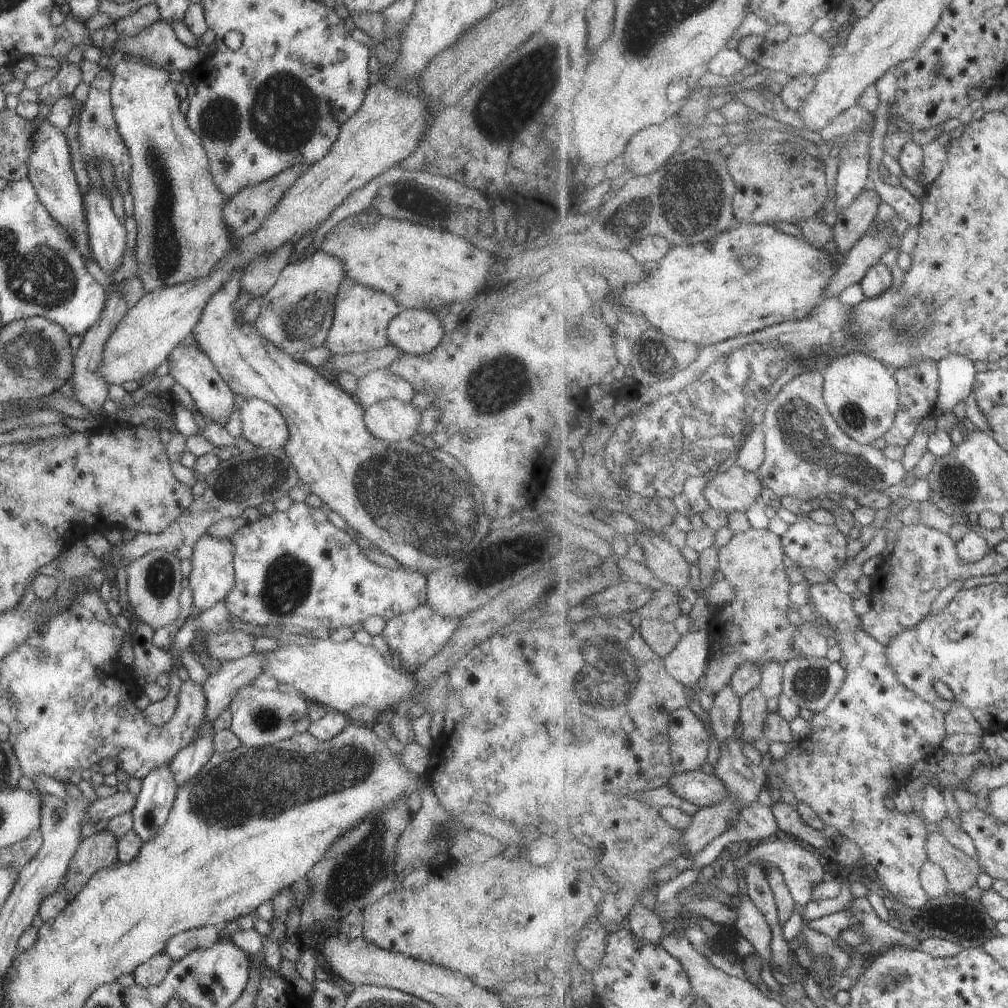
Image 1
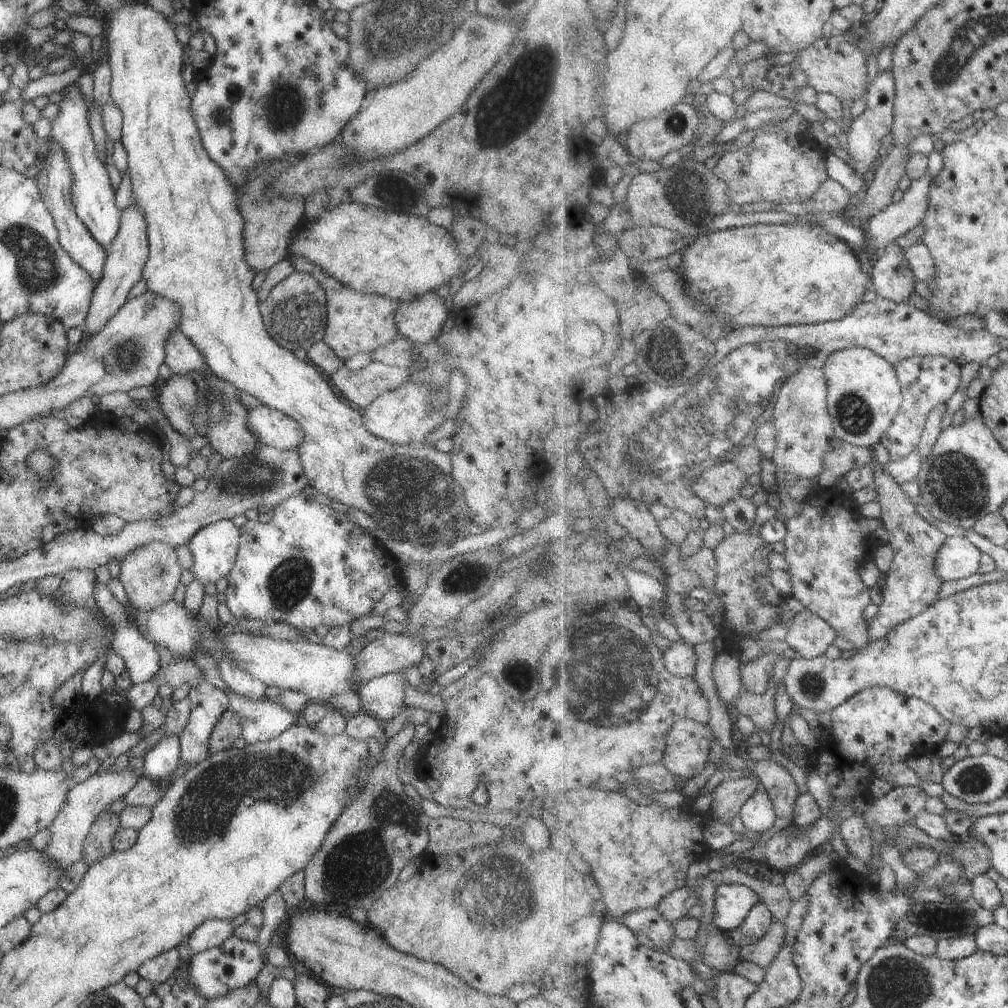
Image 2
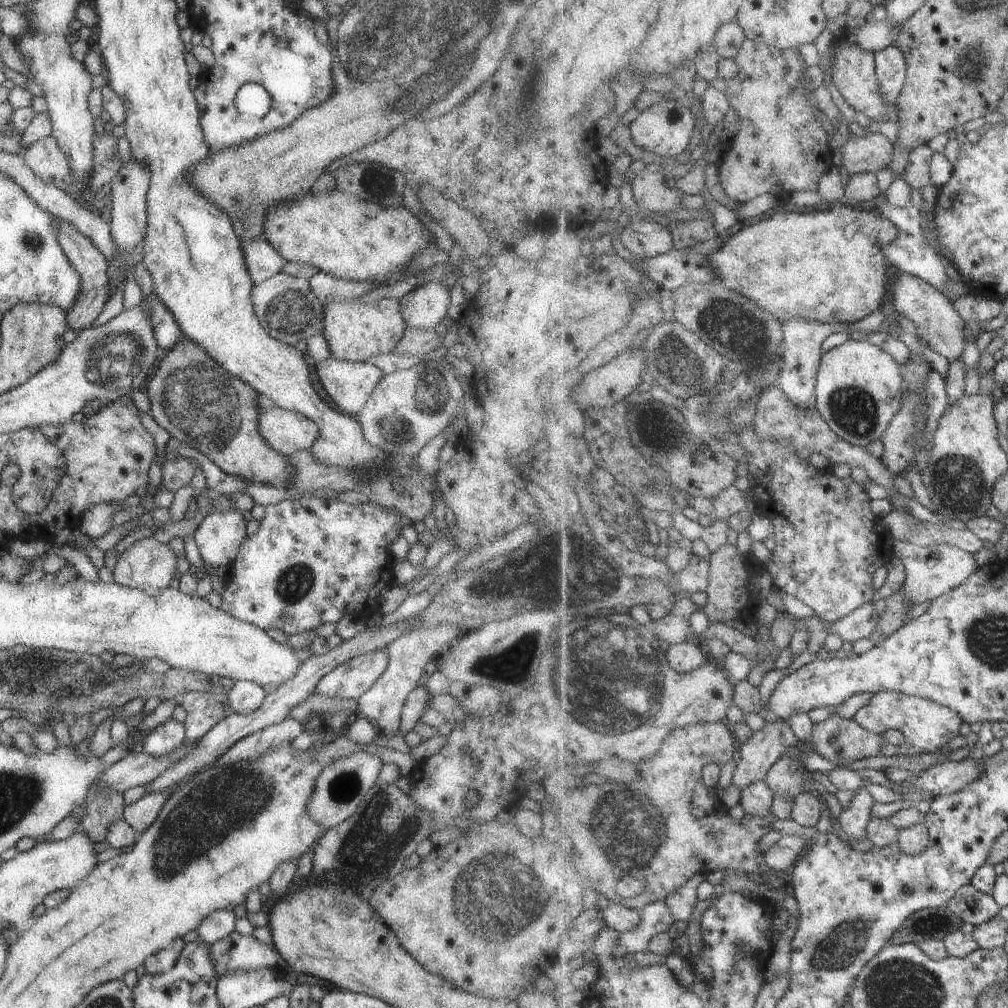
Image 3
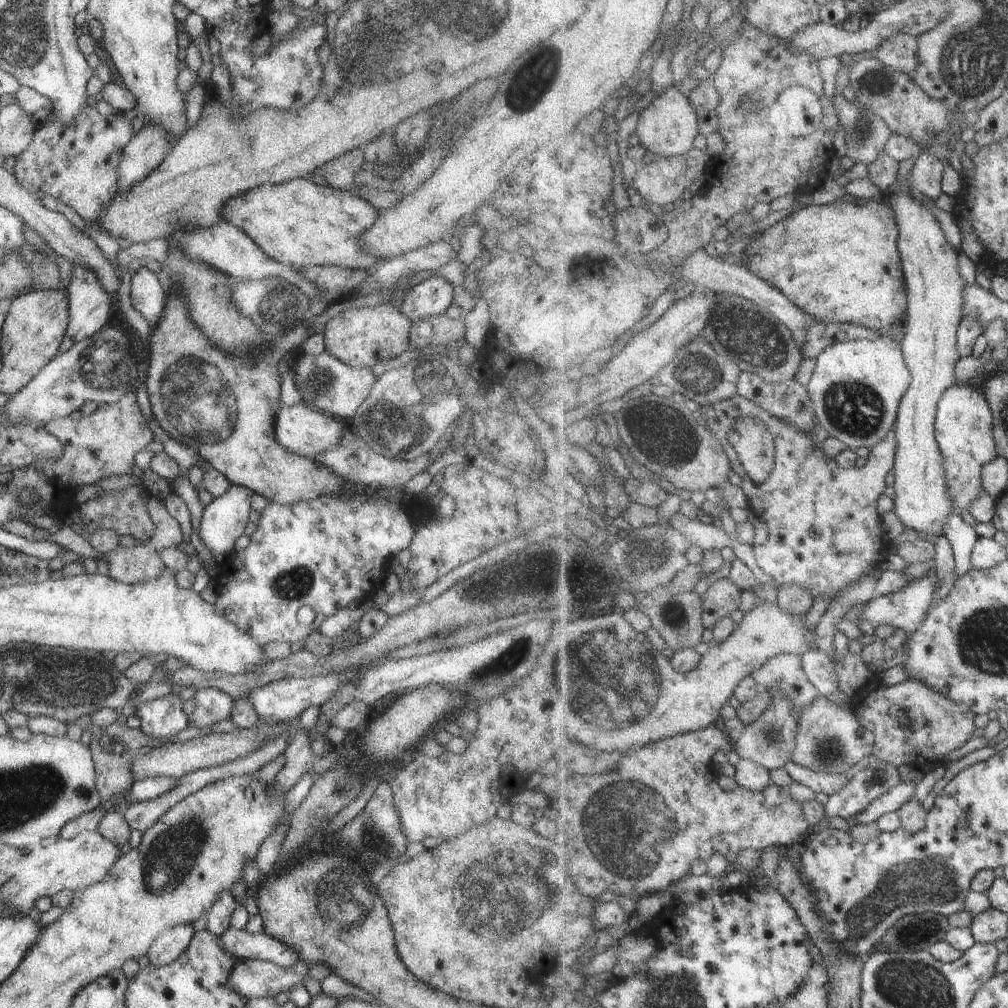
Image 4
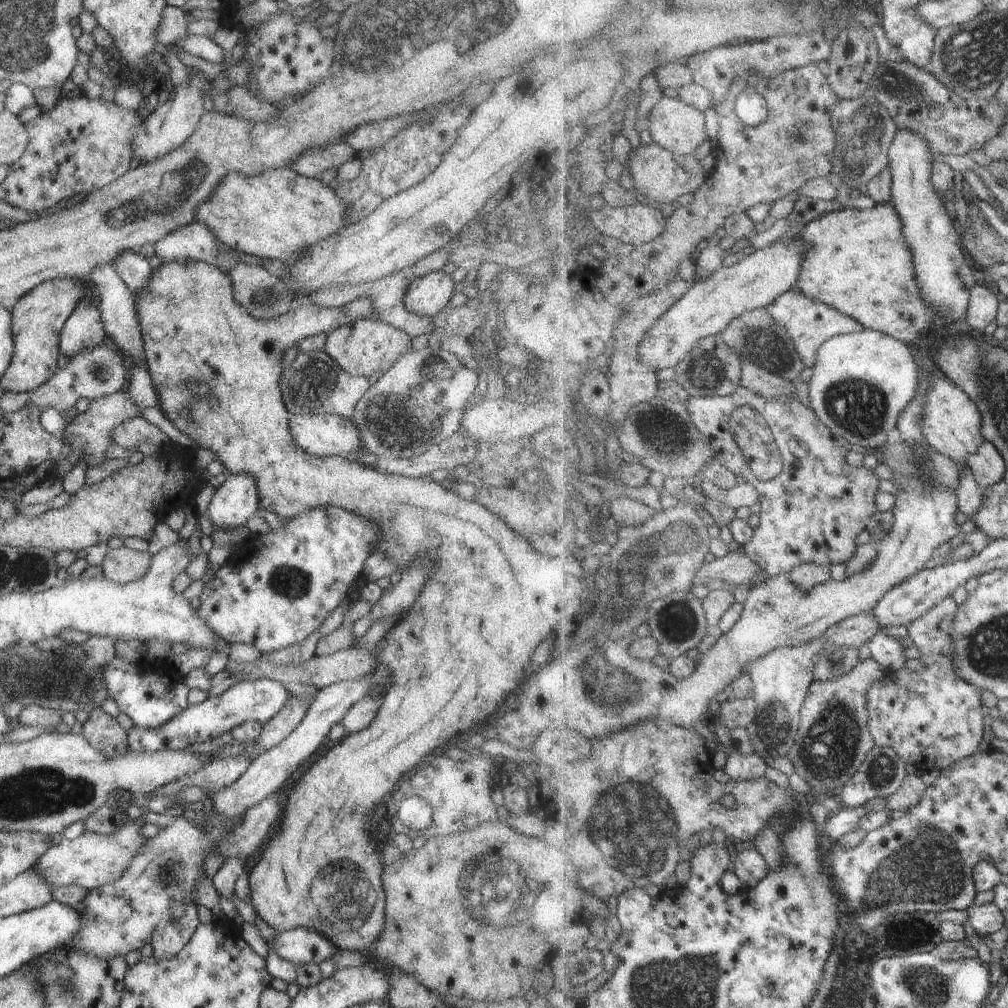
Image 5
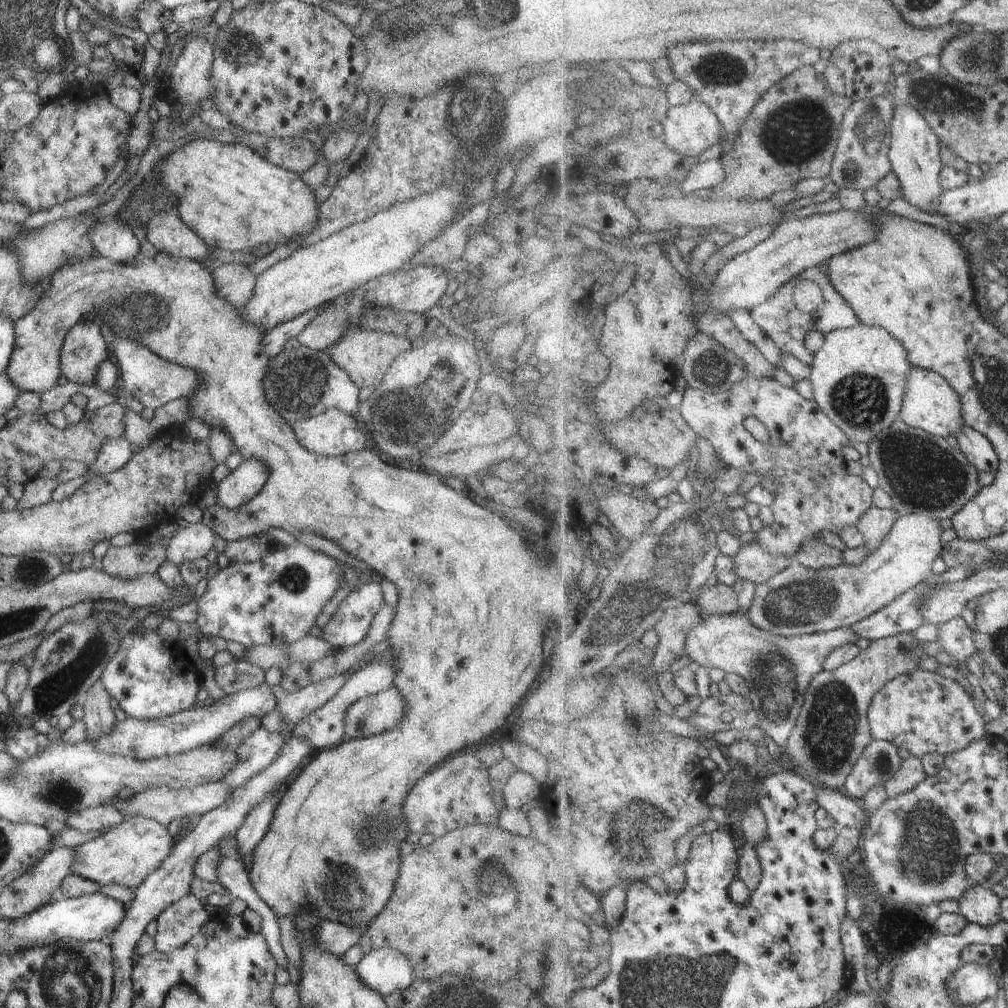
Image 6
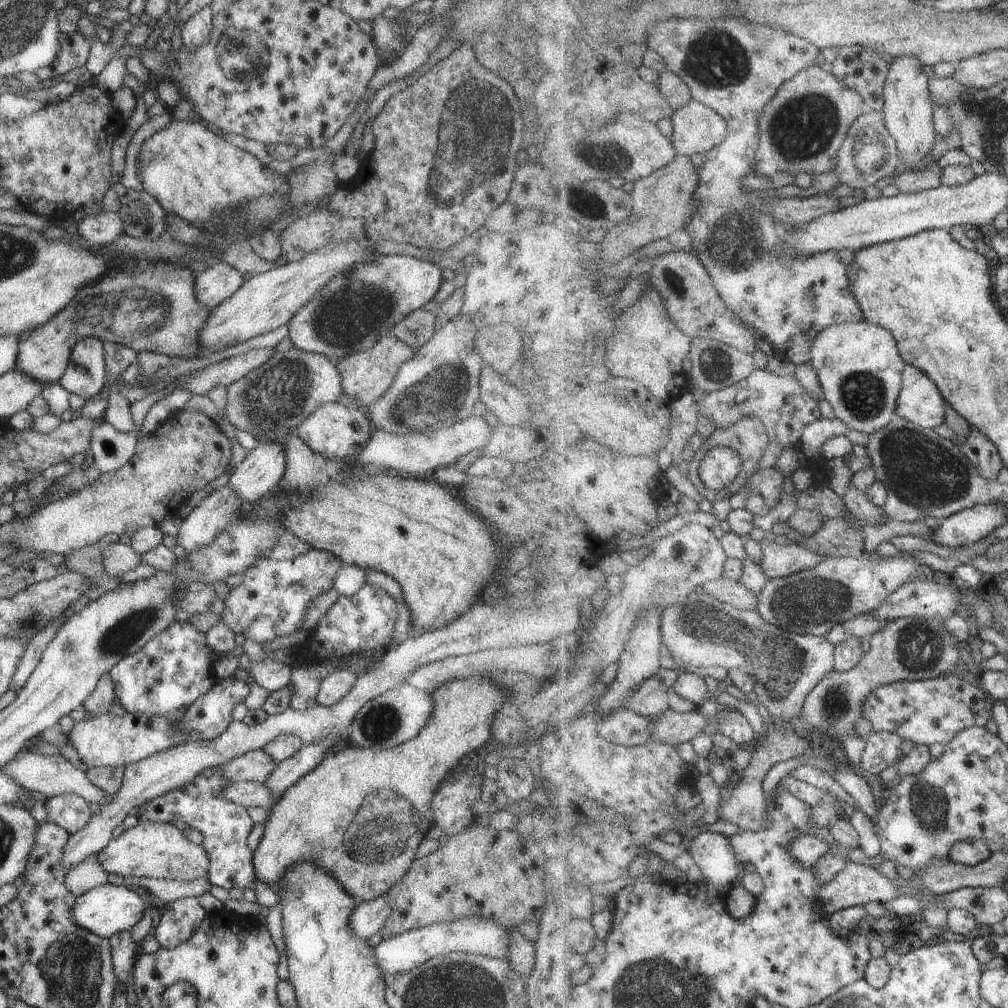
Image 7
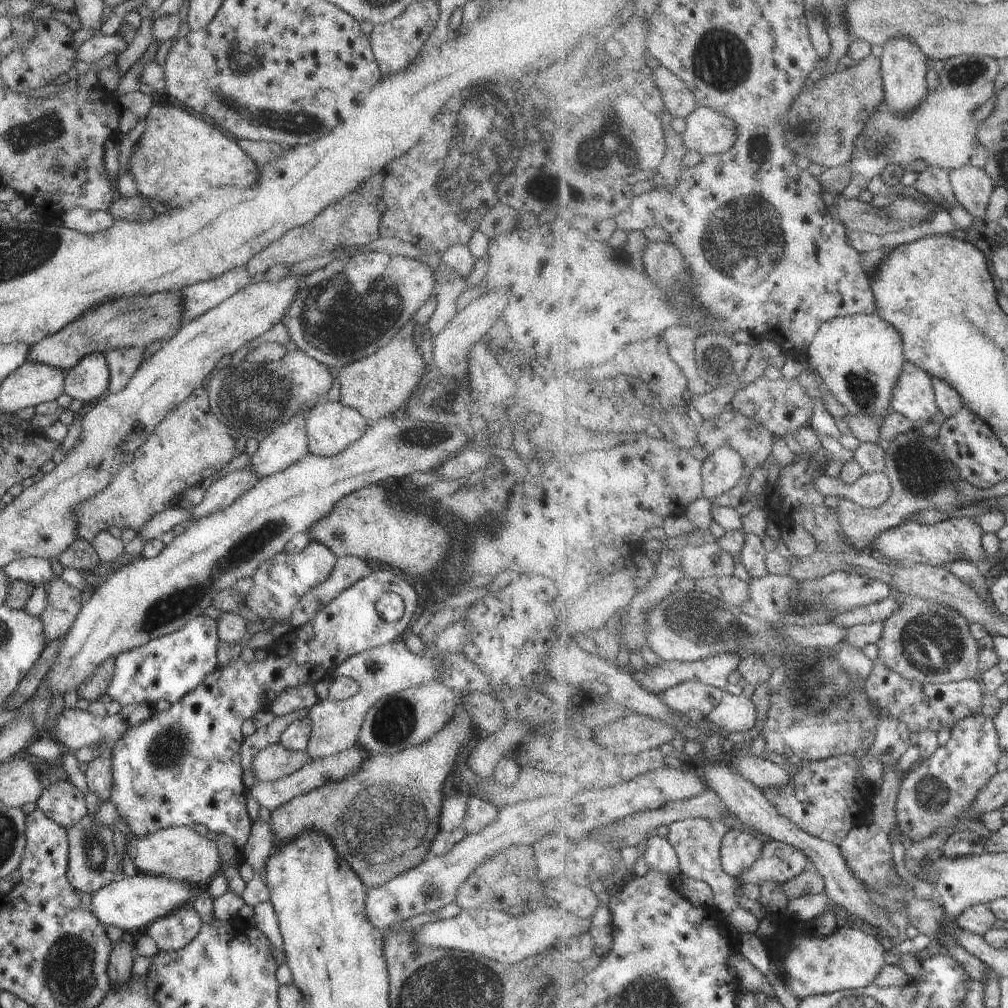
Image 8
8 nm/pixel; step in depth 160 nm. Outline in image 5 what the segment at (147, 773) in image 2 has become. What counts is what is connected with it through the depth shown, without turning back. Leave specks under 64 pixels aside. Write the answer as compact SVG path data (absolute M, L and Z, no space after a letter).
M118 655L111 662L101 662L109 698L117 702L121 712L130 716L134 725L147 729L158 728L188 706L188 692L191 688L184 681L174 682L176 674L150 674L148 670L142 674L136 663Z

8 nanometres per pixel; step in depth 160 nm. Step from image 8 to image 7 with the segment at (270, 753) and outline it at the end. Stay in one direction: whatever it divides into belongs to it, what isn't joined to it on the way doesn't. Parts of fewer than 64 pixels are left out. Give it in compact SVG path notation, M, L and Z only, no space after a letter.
M256 749L226 764L219 766L219 771L231 783L238 781L258 781L264 783L276 768L277 762L262 749Z

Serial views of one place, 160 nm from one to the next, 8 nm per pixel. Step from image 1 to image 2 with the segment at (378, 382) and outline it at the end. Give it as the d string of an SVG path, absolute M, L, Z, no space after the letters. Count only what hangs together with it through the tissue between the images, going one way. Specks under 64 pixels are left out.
M372 361L364 368L350 370L342 365L331 374L334 386L358 409L365 409L381 394L400 386L409 378L407 367L393 367Z

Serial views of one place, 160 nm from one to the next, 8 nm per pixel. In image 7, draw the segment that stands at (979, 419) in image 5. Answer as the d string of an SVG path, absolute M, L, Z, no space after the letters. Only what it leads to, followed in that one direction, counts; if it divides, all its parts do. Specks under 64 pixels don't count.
M908 365L897 412L907 421L932 429L946 423L948 402L931 376L917 366Z

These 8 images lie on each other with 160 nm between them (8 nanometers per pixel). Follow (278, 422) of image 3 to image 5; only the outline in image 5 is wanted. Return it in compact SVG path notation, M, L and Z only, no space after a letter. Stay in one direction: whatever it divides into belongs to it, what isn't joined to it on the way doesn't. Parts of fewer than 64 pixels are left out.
M295 414L289 418L294 442L317 457L341 456L362 450L360 432L351 419L338 415Z

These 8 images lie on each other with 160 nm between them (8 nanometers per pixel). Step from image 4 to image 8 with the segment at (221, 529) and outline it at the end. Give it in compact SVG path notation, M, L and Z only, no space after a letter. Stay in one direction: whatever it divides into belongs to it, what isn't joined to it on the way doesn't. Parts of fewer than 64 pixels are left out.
M310 409L295 412L259 442L248 466L258 478L284 470L309 453L305 418Z

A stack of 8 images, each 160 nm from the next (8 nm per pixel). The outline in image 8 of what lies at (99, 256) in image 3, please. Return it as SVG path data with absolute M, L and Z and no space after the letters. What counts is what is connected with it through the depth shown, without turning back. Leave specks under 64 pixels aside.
M94 351L66 371L64 394L85 404L97 400L109 388L110 371L104 353Z

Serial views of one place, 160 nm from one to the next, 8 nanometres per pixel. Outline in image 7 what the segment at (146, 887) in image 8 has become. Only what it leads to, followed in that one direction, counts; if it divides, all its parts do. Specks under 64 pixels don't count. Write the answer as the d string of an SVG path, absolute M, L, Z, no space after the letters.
M104 883L78 895L72 902L71 915L75 925L81 926L101 937L110 938L114 933L130 930L144 916L146 898L123 885Z

